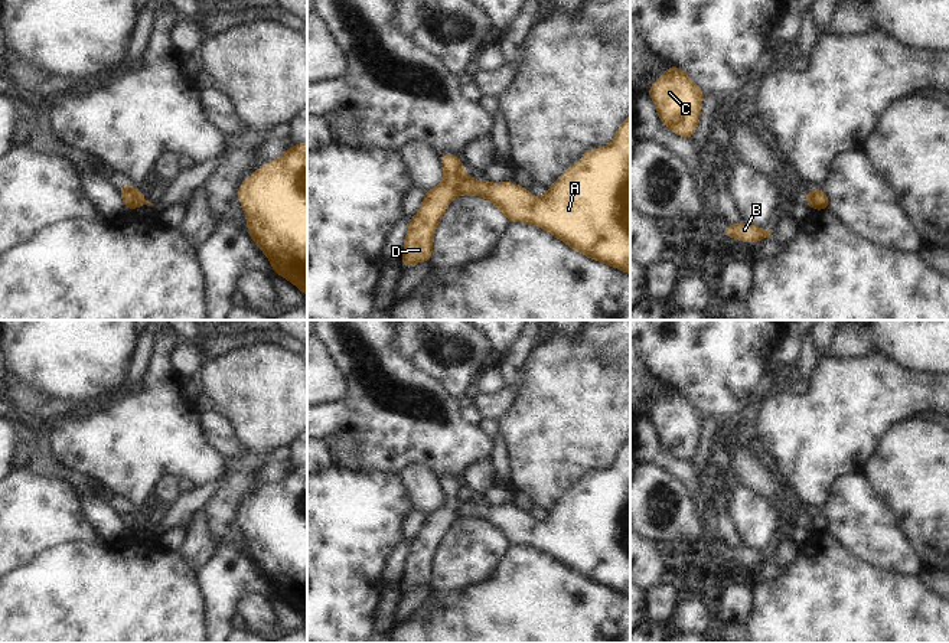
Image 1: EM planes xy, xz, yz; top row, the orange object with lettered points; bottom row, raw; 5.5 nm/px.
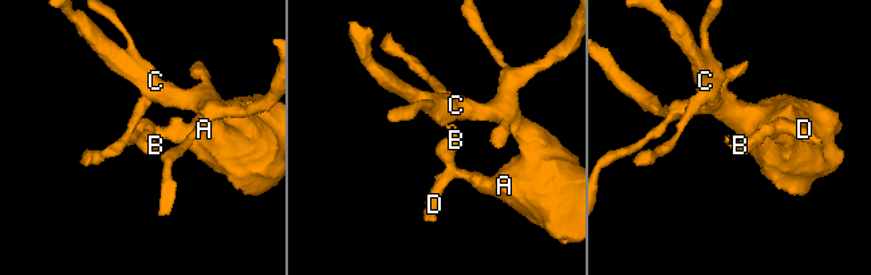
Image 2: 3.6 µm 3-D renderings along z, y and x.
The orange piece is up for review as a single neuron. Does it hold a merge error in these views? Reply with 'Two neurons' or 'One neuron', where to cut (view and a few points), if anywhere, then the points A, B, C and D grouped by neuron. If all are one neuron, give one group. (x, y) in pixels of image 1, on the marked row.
Two neurons. Split along xz (465, 173), (457, 192). Groups: A C / B D.

